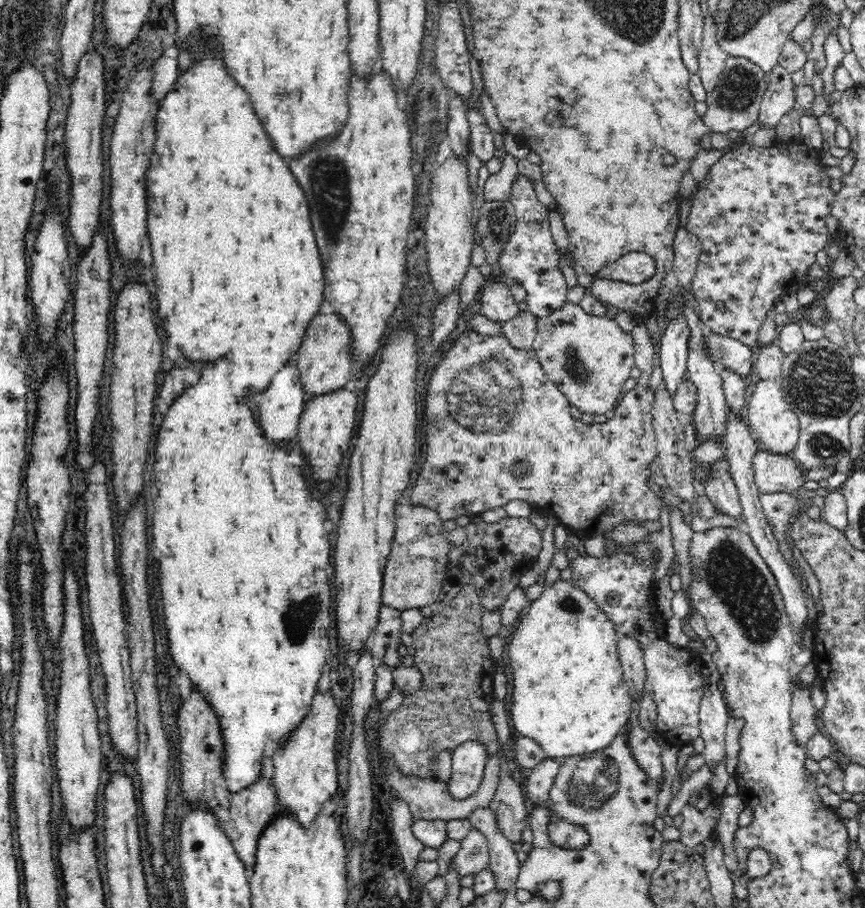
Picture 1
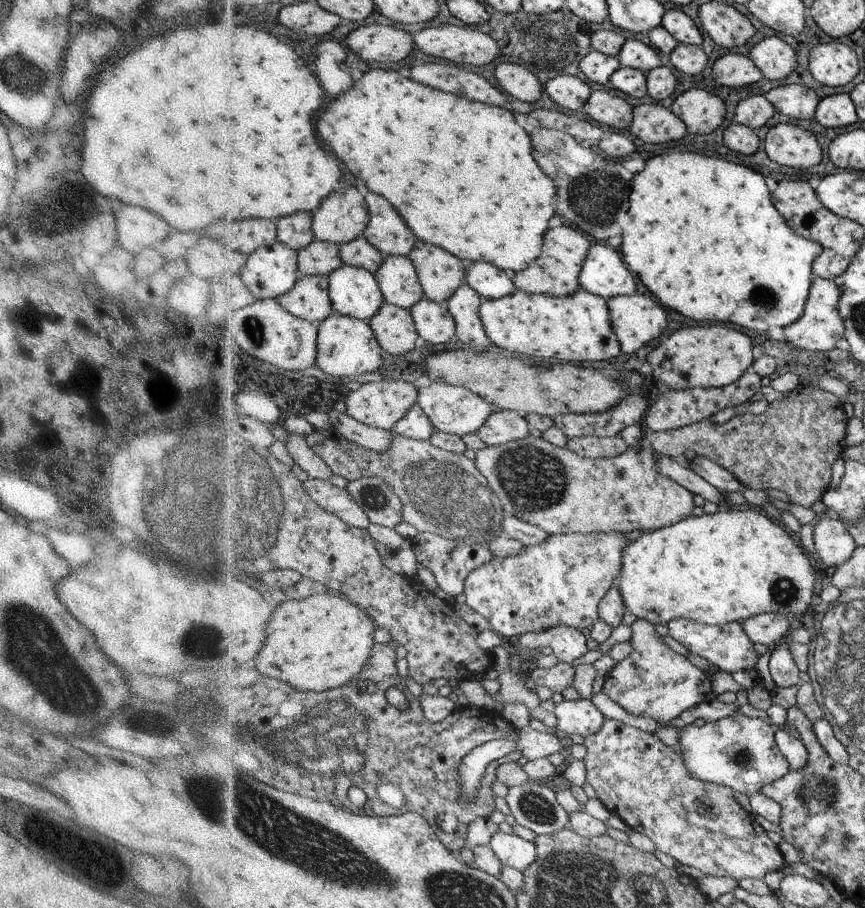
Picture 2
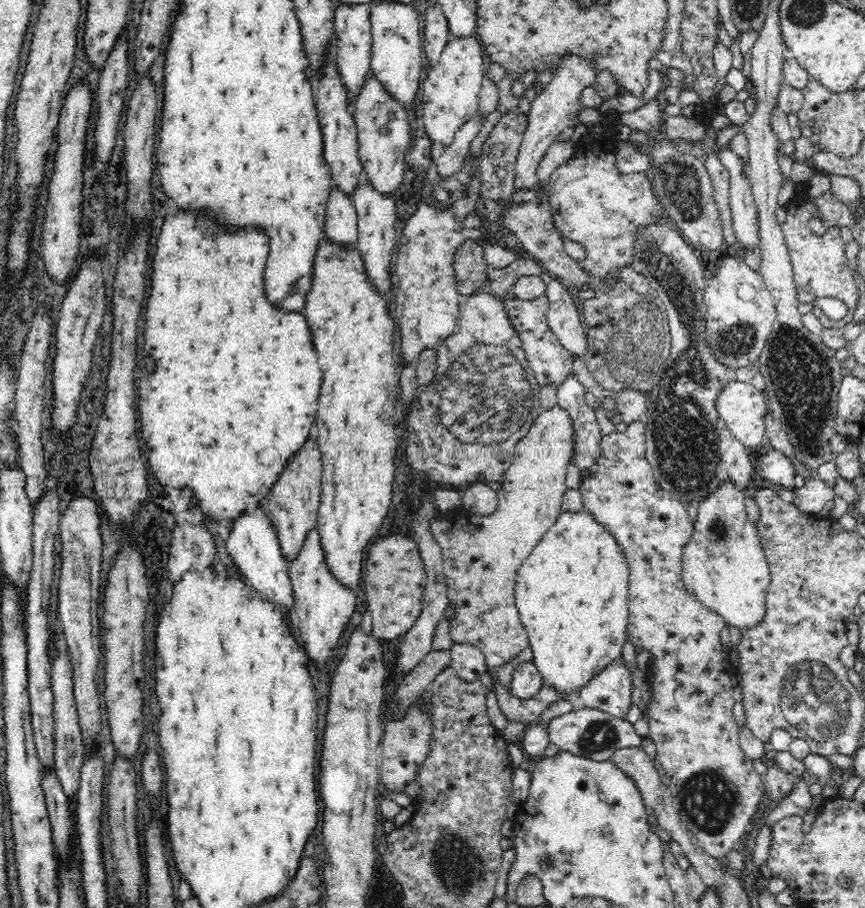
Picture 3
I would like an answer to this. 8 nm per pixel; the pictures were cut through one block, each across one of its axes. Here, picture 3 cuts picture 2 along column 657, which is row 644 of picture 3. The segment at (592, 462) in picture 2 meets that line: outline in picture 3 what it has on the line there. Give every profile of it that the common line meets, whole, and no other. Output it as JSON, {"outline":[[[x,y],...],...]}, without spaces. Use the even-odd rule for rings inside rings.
{"outline":[[[557,405],[544,410],[527,436],[516,444],[512,464],[505,470],[500,490],[496,490],[497,509],[492,514],[480,515],[482,520],[470,516],[466,526],[464,519],[454,520],[451,527],[456,536],[450,536],[446,516],[431,521],[432,535],[443,552],[449,603],[455,607],[455,615],[448,618],[449,638],[453,643],[479,648],[493,670],[529,645],[528,631],[515,605],[515,580],[523,561],[562,512],[566,470],[572,464],[573,449],[572,424],[565,410]]]}

